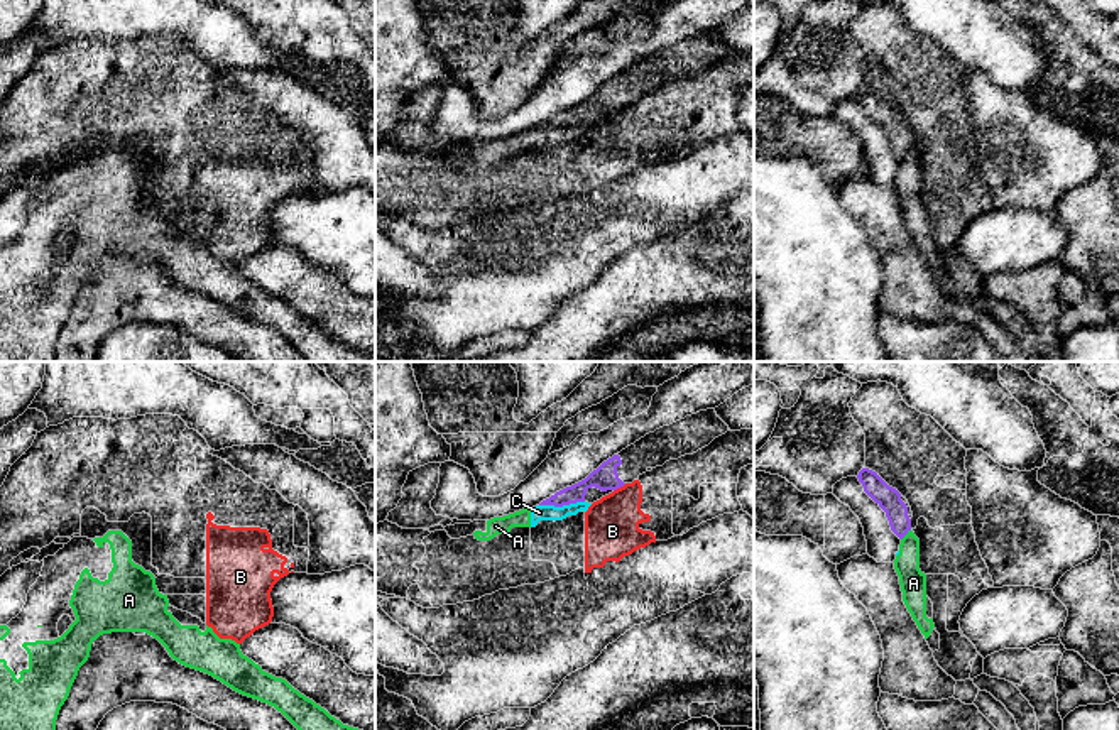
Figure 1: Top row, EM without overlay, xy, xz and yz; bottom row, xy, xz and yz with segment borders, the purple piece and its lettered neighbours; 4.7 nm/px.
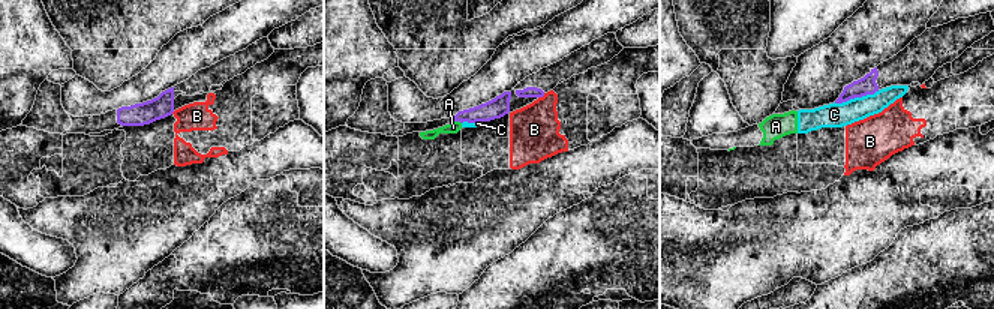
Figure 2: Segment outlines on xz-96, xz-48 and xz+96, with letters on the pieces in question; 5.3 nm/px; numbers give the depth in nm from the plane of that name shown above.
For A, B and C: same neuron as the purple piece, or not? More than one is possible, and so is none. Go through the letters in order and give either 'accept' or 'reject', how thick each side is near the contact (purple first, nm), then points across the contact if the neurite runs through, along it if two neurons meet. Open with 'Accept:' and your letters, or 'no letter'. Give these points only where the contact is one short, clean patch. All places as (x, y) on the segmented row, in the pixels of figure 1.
Accept: no letter
A: reject; 110 nm thick on the purple side, 130 nm on the other; border along yz (910, 529), (901, 539)
B: reject; 120 nm thick on the purple side, 260 nm on the other
C: reject; 120 nm thick on the purple side, 80 nm on the other

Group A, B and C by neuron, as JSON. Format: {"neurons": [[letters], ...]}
{"neurons": [["A", "C"], ["B"]]}

